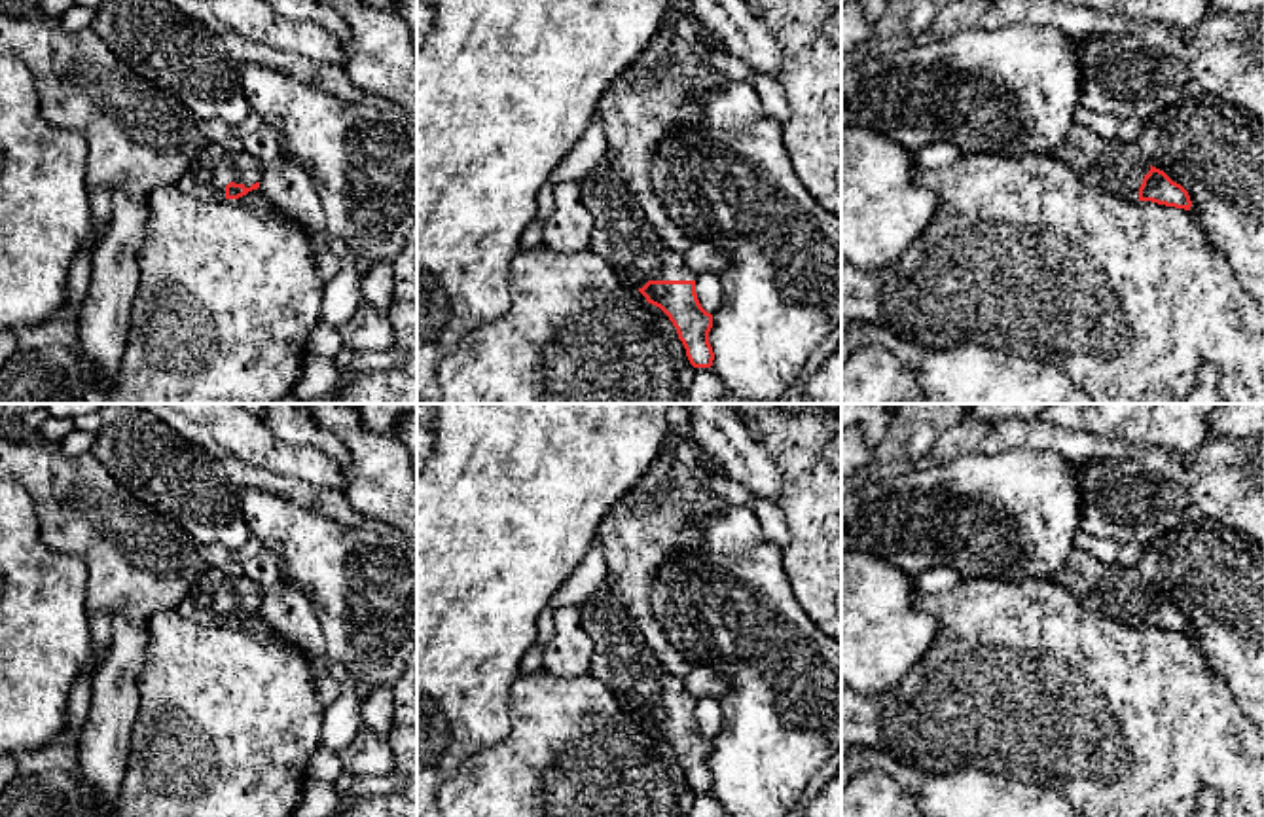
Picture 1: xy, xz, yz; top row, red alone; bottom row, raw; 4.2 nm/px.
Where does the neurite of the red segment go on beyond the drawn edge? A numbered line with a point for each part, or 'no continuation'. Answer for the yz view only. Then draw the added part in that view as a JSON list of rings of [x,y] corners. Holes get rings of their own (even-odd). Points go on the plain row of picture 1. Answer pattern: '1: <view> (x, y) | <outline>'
1: yz (1111, 590) | [[[1076,546],[1067,555],[1063,571],[1048,582],[1073,591],[1082,607],[1124,626],[1139,626],[1139,612],[1150,595],[1150,584],[1135,569],[1105,563]]]

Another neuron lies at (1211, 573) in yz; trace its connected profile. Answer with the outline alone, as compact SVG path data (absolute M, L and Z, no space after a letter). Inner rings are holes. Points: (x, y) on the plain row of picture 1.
M1198 516L1141 540L1135 571L1188 616L1188 637L1264 735L1264 544Z

